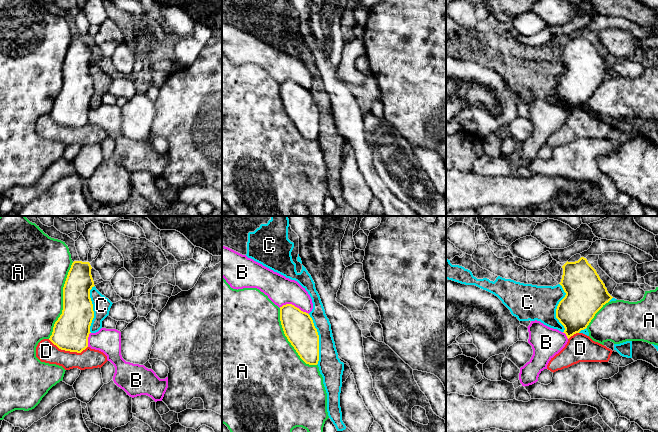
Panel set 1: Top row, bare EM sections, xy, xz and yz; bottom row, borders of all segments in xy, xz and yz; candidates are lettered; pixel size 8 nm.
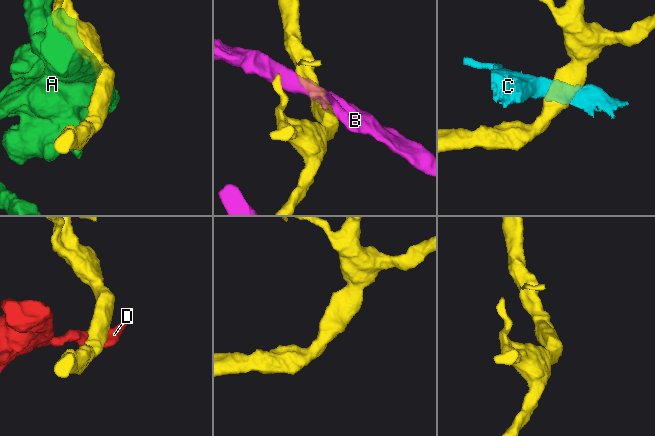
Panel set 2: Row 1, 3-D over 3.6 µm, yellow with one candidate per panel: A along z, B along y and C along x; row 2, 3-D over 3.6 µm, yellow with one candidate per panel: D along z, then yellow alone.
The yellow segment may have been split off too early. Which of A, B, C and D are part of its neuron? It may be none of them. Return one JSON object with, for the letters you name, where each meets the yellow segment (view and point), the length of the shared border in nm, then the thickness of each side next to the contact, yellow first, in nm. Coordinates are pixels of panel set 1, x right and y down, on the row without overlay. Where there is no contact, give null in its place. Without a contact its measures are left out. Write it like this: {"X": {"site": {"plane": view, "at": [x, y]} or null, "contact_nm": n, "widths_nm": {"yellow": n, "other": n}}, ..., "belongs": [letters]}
{"belongs": []}

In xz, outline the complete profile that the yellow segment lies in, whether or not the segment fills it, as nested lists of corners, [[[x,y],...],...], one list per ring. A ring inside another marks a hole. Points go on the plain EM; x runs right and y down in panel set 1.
[[[292,80],[280,83],[280,97],[285,112],[300,134],[309,141],[319,137],[319,111],[313,96]]]

